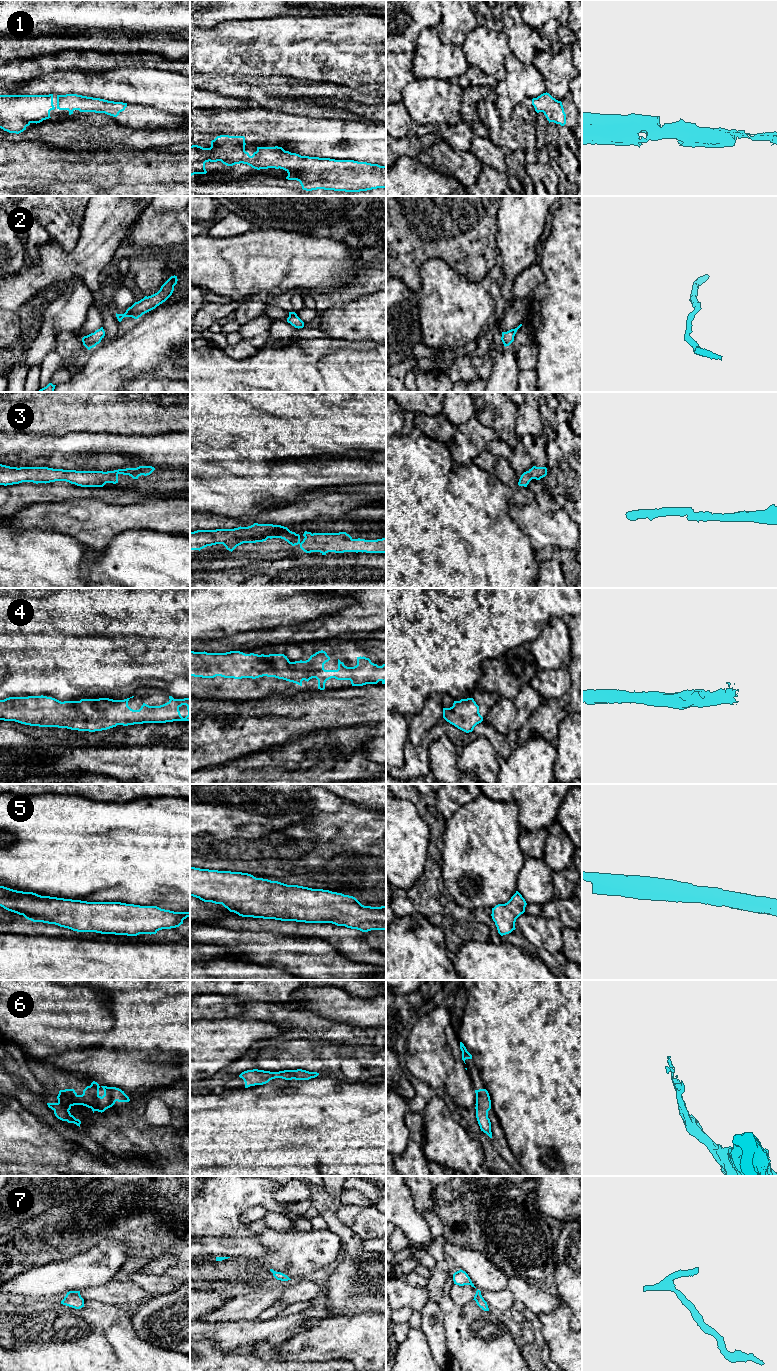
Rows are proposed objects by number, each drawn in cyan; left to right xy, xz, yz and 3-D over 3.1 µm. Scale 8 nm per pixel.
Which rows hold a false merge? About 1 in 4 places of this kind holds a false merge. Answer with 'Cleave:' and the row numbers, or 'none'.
Cleave: none

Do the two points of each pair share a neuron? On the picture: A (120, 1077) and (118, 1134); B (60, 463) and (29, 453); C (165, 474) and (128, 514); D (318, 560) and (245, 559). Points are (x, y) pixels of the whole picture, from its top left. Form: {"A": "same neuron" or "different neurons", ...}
{"A": "different neurons", "B": "same neuron", "C": "different neurons", "D": "different neurons"}

